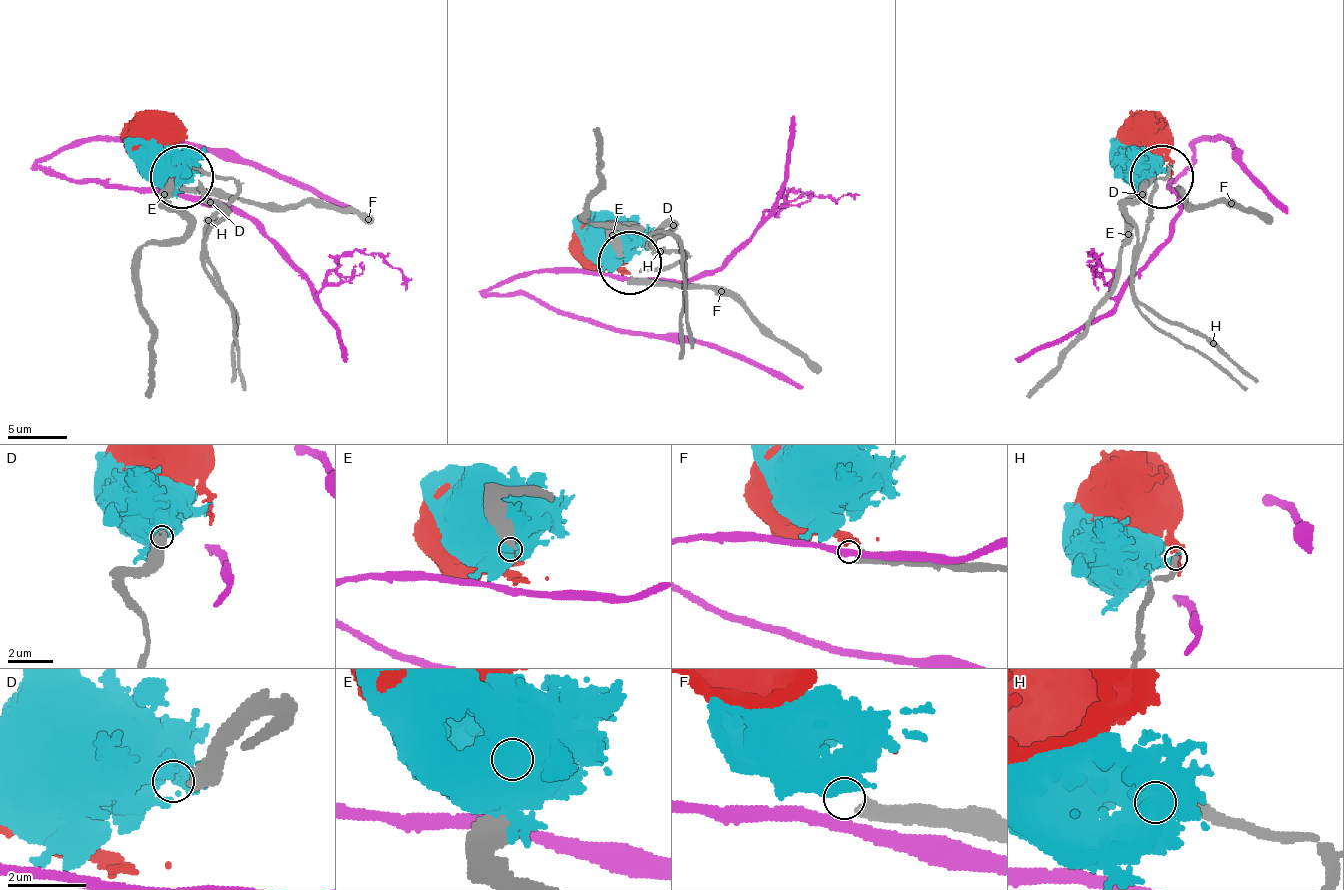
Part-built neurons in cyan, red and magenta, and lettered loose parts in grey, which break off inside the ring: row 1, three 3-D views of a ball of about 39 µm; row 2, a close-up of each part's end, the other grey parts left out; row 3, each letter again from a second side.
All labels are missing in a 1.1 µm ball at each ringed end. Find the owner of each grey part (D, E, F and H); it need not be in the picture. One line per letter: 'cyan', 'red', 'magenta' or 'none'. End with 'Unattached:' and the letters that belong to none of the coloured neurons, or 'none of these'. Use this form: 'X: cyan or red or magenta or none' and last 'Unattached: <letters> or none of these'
D: cyan
E: none
F: none
H: red
Unattached: E, F

